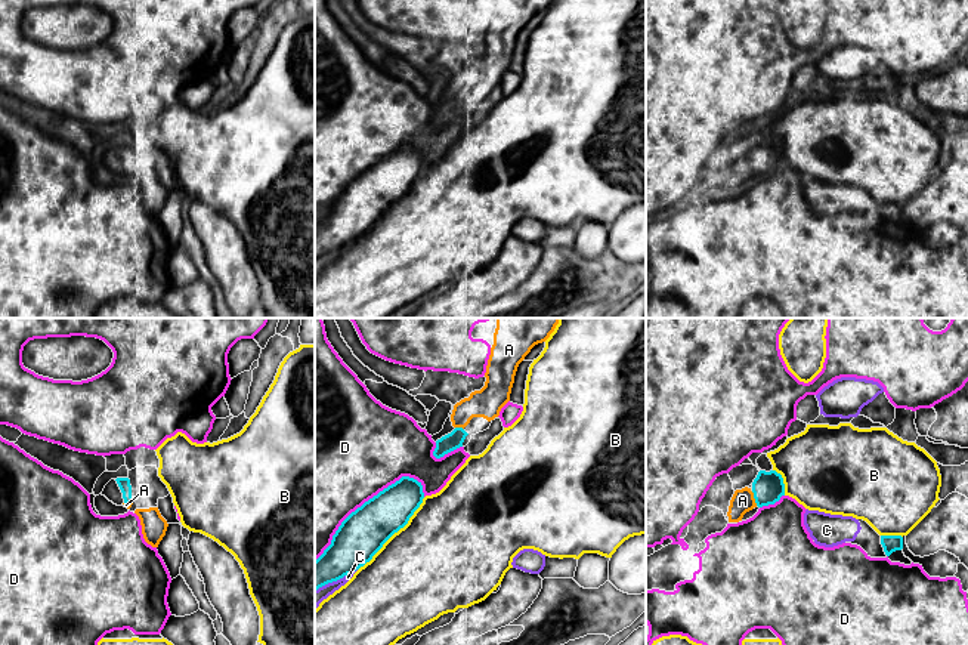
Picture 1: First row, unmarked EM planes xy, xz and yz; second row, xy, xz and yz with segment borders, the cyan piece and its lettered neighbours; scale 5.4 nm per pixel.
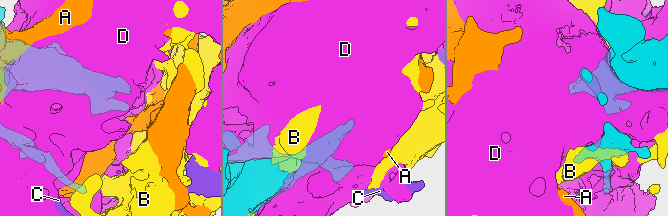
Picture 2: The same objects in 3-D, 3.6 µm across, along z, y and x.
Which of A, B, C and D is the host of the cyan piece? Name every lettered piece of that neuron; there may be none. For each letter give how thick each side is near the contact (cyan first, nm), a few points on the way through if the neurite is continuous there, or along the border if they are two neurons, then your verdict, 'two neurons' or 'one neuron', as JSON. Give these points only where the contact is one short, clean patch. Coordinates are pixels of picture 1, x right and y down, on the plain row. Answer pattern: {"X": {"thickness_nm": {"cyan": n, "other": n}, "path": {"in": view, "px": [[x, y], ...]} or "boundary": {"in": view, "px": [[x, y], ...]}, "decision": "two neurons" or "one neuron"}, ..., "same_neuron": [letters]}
{"A": {"thickness_nm": {"cyan": 170, "other": 120}, "decision": "one neuron"}, "B": {"thickness_nm": {"cyan": 240, "other": 500}, "decision": "two neurons"}, "C": {"thickness_nm": {"cyan": 240, "other": 80}, "decision": "two neurons"}, "D": {"thickness_nm": {"cyan": 240, "other": 500}, "decision": "two neurons"}, "same_neuron": ["A"]}

